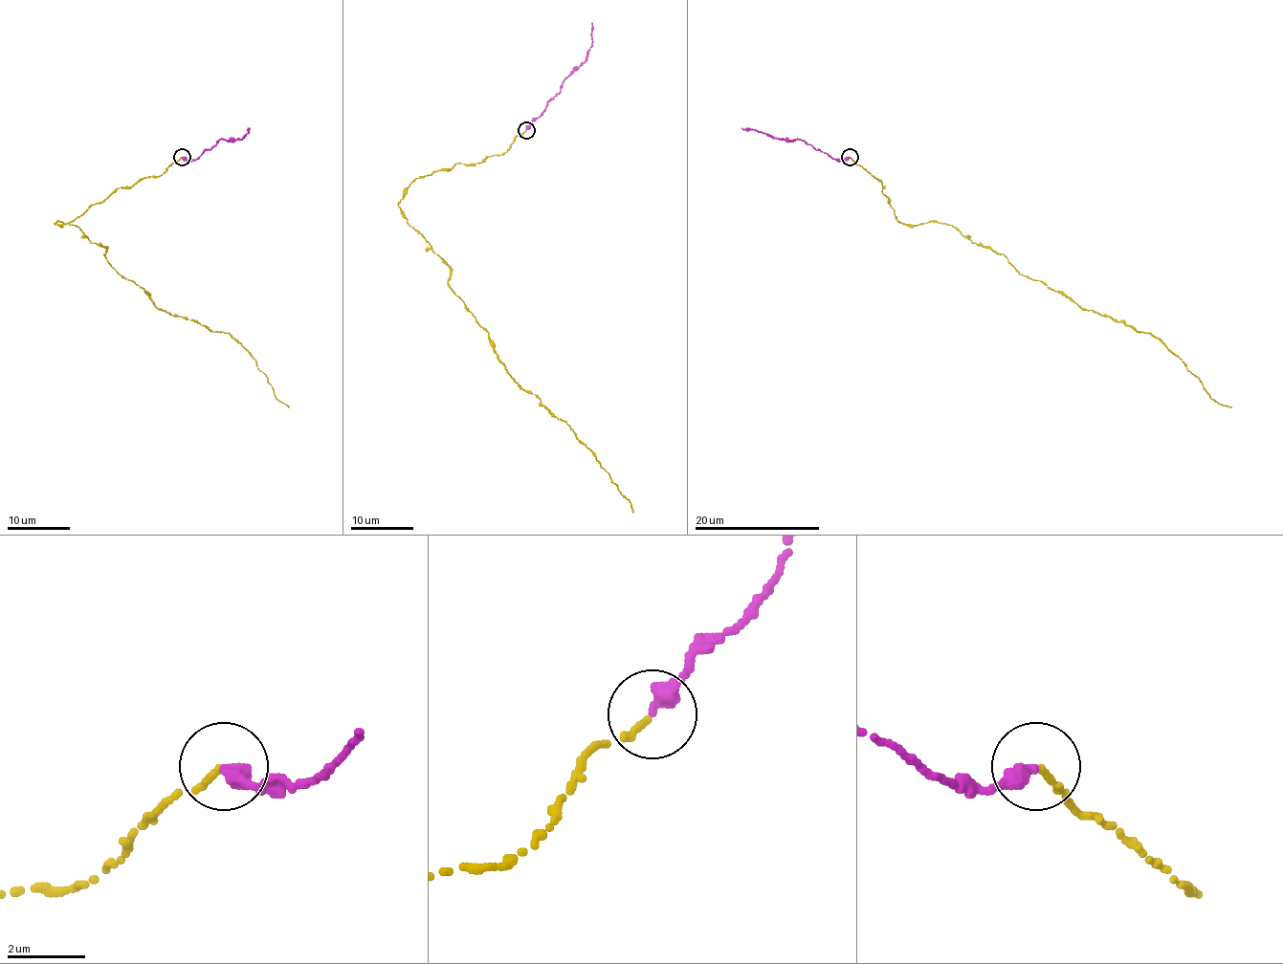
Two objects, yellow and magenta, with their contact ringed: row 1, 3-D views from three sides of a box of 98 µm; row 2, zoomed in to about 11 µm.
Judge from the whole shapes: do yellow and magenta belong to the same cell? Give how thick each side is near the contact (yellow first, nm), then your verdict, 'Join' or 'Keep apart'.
Thickness 180 nm (yellow) against 400 nm. Join

